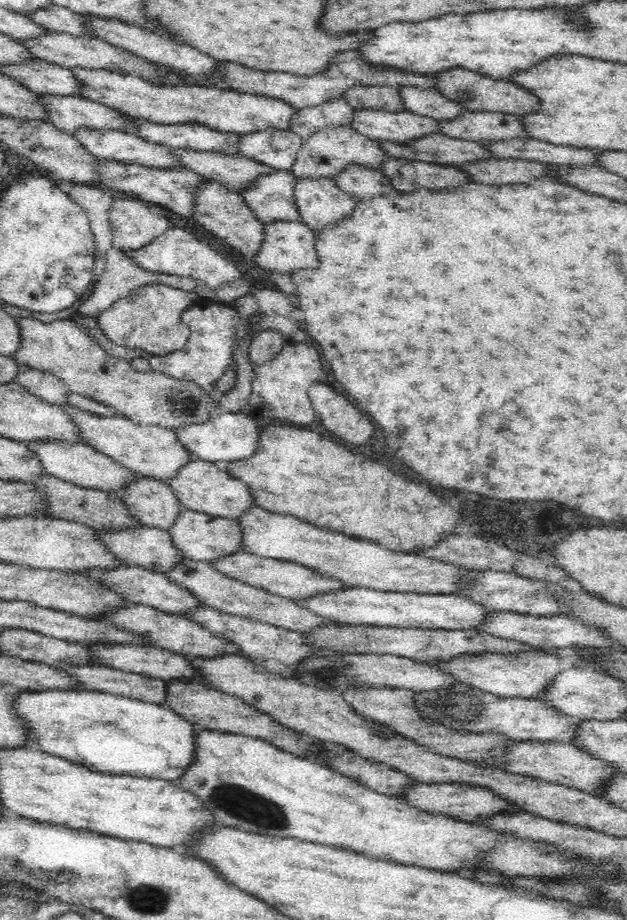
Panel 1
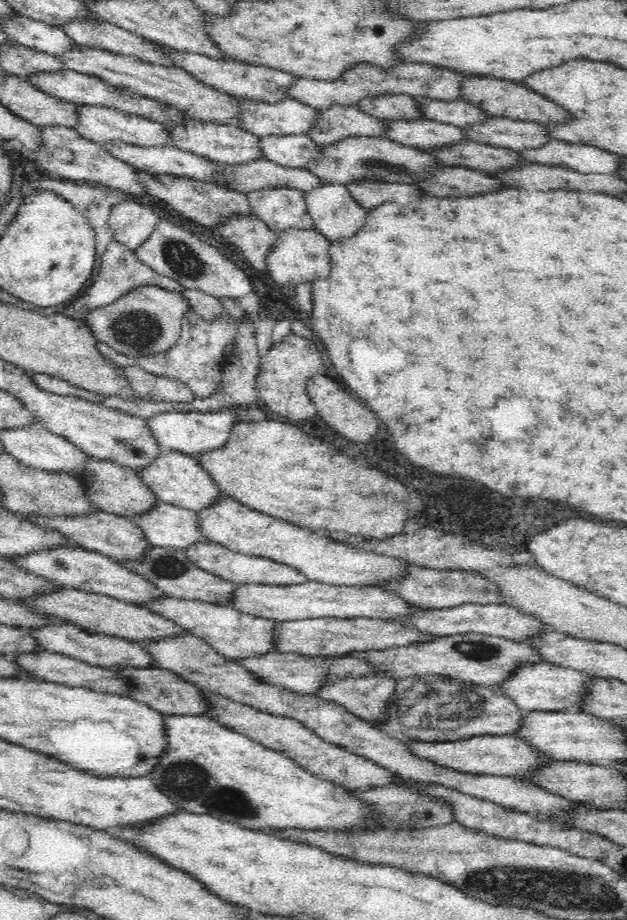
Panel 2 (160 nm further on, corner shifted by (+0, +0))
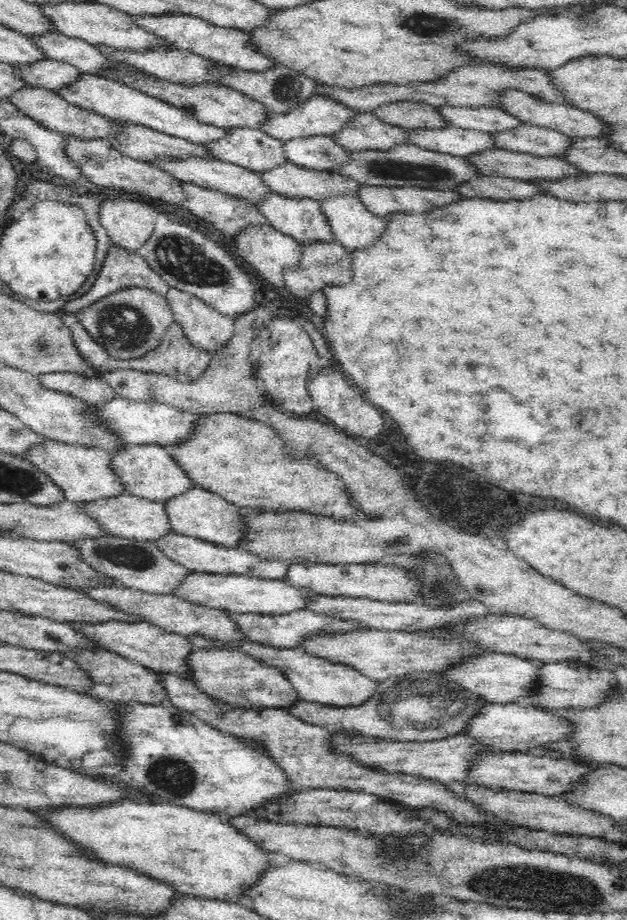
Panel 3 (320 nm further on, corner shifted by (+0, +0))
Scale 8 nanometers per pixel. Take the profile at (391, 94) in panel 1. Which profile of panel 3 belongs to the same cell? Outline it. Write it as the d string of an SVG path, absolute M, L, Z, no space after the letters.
M396 101L375 108L372 113L403 129L412 127L442 127L446 125L436 107L425 102Z

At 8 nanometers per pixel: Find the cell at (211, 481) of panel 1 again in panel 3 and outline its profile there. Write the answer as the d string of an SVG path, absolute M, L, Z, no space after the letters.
M140 445L130 446L116 455L112 453L112 469L126 485L127 494L166 504L168 500L199 487L192 477L188 477L184 467L172 457L170 451L169 448L157 445Z

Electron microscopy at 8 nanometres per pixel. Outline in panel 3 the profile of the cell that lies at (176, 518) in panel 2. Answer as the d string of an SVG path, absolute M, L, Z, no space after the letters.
M122 494L110 500L98 500L90 505L82 504L93 518L101 520L104 529L112 536L132 538L139 541L156 541L172 534L172 520L164 503L140 498L132 494Z

